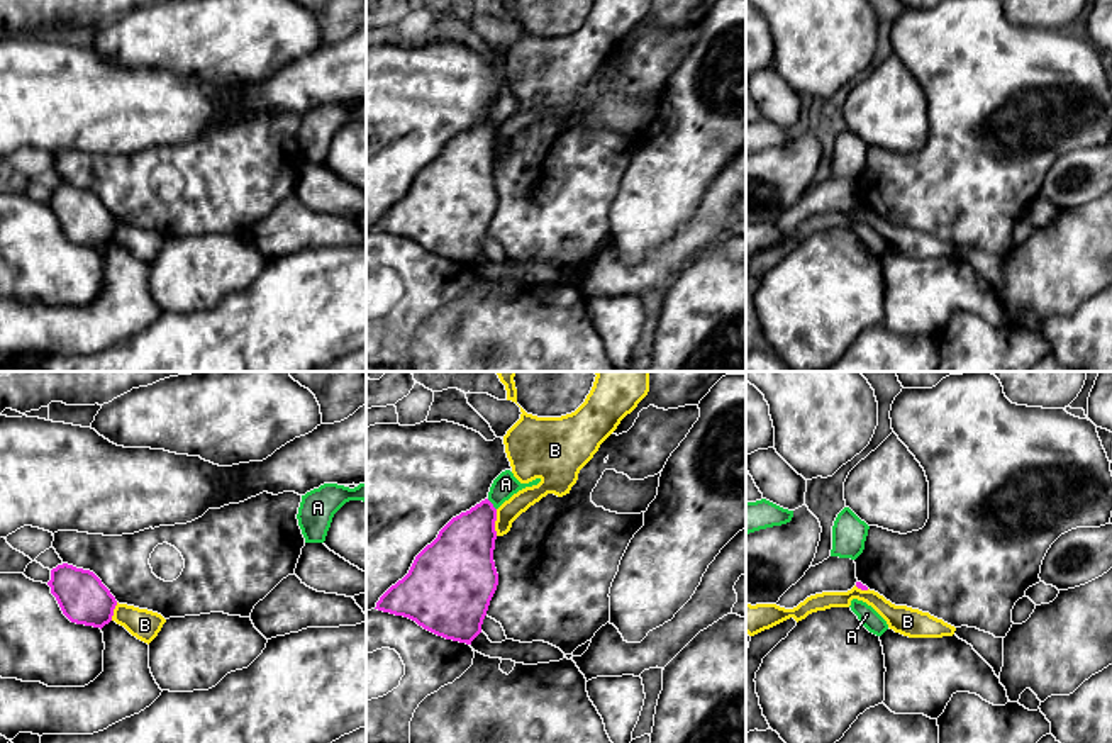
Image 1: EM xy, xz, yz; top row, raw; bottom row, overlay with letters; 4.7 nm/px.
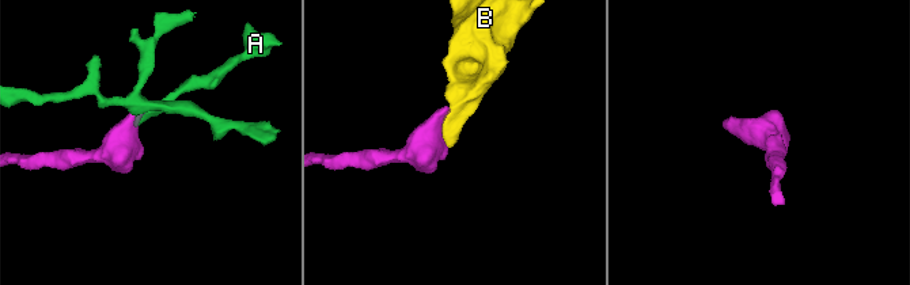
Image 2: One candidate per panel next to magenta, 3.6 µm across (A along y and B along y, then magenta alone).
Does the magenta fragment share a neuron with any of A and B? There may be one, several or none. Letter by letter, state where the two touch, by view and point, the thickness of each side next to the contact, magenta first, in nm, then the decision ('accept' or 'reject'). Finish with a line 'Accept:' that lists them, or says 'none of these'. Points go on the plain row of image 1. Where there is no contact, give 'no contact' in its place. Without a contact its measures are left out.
A: xz (492, 124) | 280/110 nm | reject
B: xz (494, 143) | 320/100 nm | reject
Accept: none of these

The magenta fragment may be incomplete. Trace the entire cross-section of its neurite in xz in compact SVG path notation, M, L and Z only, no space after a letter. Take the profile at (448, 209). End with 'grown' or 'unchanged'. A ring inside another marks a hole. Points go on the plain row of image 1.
M485 119L453 137L414 180L409 193L376 222L378 231L403 236L446 260L471 265L481 253L490 221L498 205L493 182L497 129Z | unchanged

